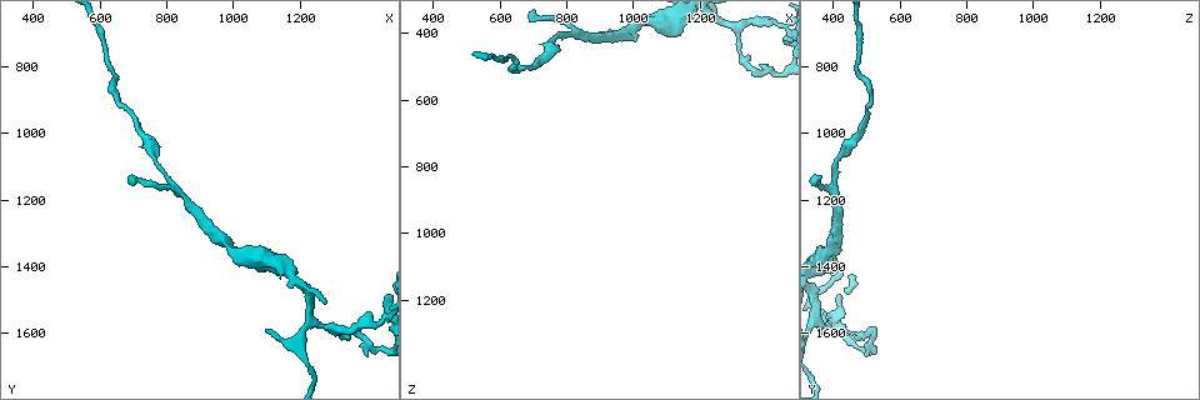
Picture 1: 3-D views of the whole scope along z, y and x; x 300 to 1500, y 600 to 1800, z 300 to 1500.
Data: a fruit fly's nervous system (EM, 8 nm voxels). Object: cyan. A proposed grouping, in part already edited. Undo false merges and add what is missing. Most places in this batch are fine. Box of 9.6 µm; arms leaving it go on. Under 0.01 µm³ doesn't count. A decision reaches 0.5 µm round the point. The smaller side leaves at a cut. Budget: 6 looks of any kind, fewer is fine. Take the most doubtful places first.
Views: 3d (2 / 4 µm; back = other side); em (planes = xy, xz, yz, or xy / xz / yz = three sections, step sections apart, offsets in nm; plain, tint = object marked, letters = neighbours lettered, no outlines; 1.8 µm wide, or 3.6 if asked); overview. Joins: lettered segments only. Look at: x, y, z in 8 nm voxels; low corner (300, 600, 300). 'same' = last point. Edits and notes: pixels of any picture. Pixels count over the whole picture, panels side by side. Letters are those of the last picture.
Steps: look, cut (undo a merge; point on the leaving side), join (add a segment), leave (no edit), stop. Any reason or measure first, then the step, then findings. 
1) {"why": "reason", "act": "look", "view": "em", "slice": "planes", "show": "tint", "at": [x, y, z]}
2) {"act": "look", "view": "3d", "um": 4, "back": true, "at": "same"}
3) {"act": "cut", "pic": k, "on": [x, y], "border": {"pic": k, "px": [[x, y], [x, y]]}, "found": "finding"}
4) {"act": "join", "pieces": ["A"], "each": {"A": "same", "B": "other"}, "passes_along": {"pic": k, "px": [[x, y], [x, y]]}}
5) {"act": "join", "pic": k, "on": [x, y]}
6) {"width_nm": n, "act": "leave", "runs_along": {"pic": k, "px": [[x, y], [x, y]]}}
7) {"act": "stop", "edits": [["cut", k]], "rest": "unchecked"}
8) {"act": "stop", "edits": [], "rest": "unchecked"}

{"why": "calibre changes", "act": "look", "view": "em", "slice": "yz", "step": 4, "show": "tint", "at": [980, 1340, 400]}

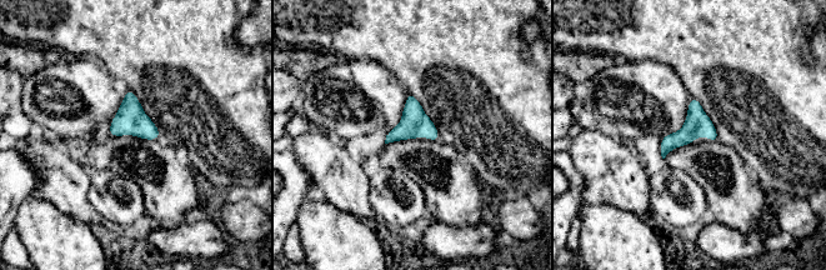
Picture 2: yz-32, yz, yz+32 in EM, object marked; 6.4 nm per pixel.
{"act": "look", "view": "em", "slice": "planes", "show": "letters", "at": "same"}

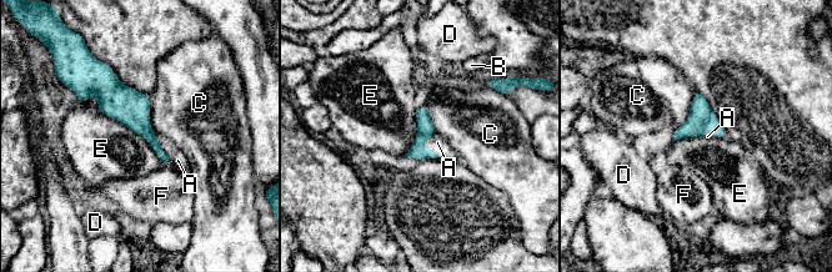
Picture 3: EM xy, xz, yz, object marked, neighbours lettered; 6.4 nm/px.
{"width_nm": 120, "act": "join", "pieces": ["A"], "each": {"A": "same", "B": "other", "C": "other", "D": "other", "E": "other", "F": "other"}, "passes_along": {"pic": 3, "px": [[425, 130], [430, 149], [437, 142]]}, "found": "the cell continues"}

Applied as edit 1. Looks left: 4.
{"why": "redraw", "act": "look", "view": "overview"}

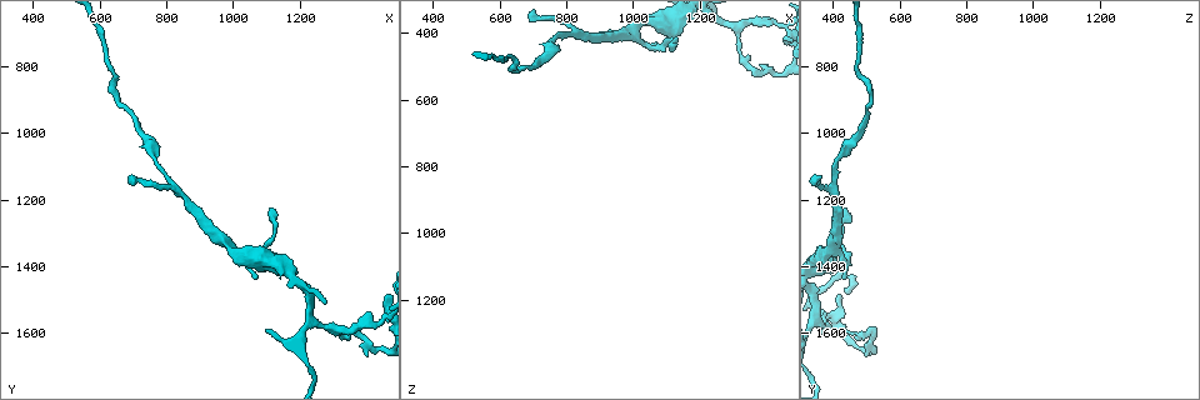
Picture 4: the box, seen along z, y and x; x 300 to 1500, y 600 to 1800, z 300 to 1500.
{"why": "three arms meet", "act": "look", "view": "em", "slice": "planes", "show": "tint", "at": [1310, 1590, 380]}

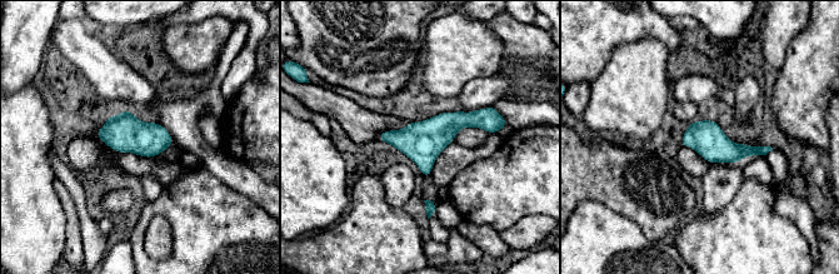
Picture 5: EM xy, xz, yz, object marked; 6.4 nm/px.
{"act": "look", "view": "em", "slice": "planes", "show": "letters", "at": "same"}

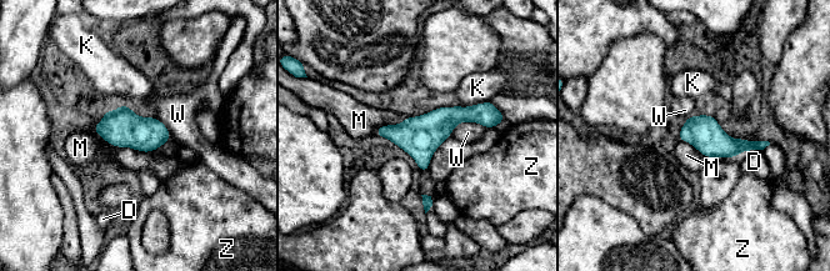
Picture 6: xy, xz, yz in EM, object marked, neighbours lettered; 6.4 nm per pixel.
{"width_nm": 220, "act": "leave", "each": {"D": "other", "K": "other", "M": "other", "W": "other", "Z": "other"}, "runs_along": {"pic": 6, "px": [[491, 121], [453, 115], [429, 131], [379, 131]]}, "found": "all the same cell"}

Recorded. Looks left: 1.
{"act": "stop", "edits": [["join", 3]], "rest": "unchecked"}

